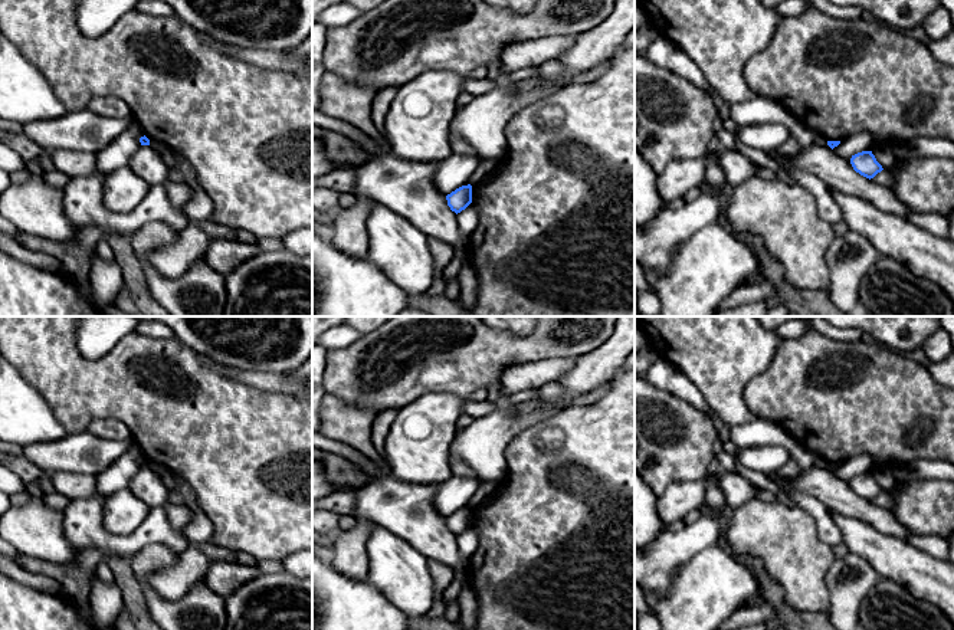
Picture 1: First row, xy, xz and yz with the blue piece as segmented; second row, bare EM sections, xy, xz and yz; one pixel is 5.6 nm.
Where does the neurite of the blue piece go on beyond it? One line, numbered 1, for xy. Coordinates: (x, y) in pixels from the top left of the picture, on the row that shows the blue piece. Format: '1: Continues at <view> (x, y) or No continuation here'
1: No continuation here

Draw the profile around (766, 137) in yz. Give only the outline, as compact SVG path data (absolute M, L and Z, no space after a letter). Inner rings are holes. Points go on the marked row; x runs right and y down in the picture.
M780 122L741 125L735 135L745 147L764 152L774 151L791 137L789 128Z

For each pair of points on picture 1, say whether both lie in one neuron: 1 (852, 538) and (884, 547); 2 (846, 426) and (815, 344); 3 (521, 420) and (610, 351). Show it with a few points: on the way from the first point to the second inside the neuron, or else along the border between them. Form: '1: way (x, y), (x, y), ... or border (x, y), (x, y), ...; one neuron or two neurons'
1: way (859, 538), (877, 547); one neuron
2: way (825, 404), (802, 387), (803, 366); one neuron
3: border (505, 409), (515, 412), (557, 410); two neurons

